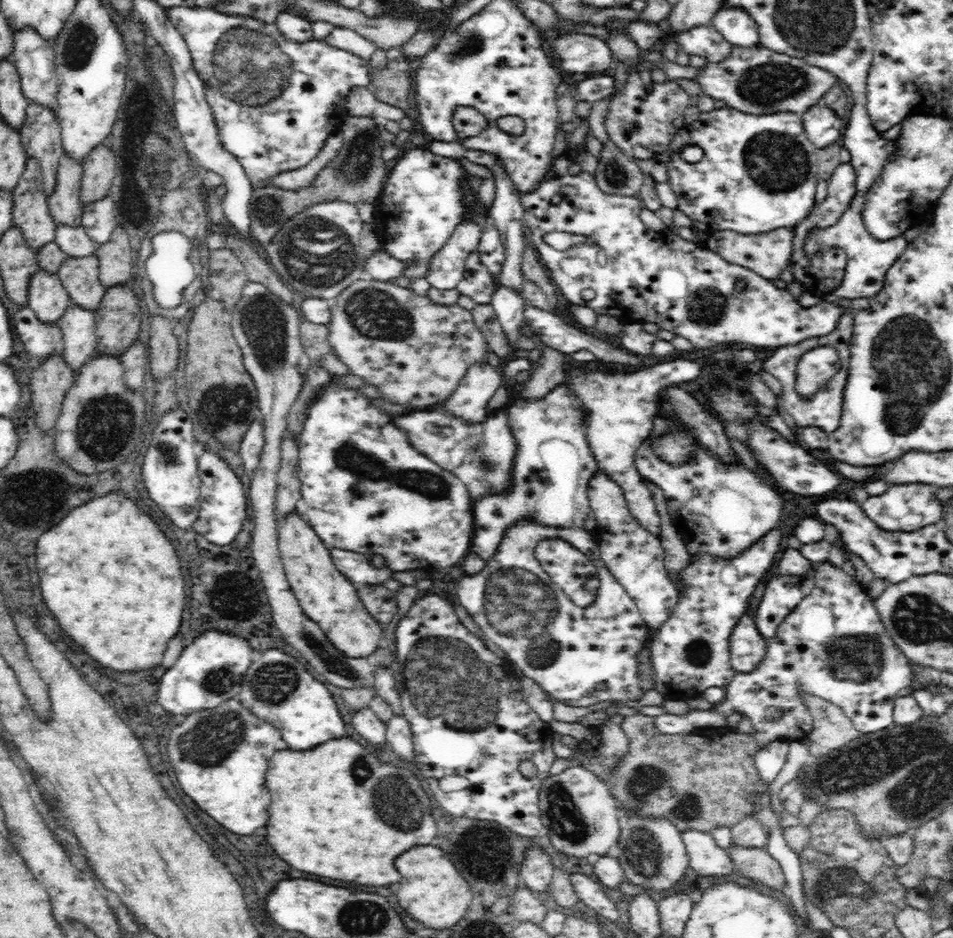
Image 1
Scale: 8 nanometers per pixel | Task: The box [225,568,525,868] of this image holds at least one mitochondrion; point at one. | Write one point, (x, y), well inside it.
(447, 680)

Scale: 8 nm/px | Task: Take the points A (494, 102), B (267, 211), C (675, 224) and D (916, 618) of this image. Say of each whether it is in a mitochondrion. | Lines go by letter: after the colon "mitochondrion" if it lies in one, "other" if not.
A: other
B: mitochondrion
C: other
D: mitochondrion

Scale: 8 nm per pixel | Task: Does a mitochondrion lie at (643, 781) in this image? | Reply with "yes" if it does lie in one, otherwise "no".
yes

